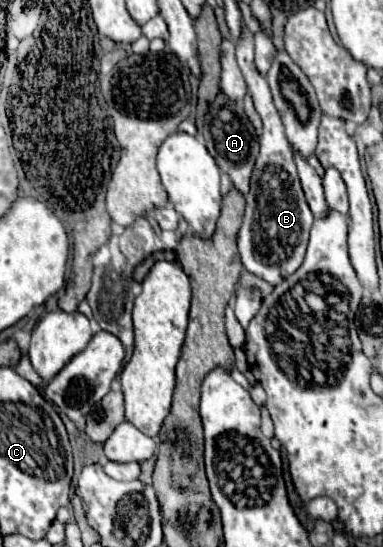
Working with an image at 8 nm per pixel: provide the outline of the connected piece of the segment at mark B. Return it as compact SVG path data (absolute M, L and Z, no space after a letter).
M242 27L242 39L238 39L236 43L236 59L246 79L248 93L252 95L256 111L260 113L264 123L264 133L260 137L260 155L252 173L250 193L246 195L246 215L238 233L238 249L242 263L250 273L260 275L272 285L278 285L302 265L314 217L304 199L294 153L284 135L282 119L272 103L270 87L266 83L266 77L262 77L254 67L254 33L246 27Z

